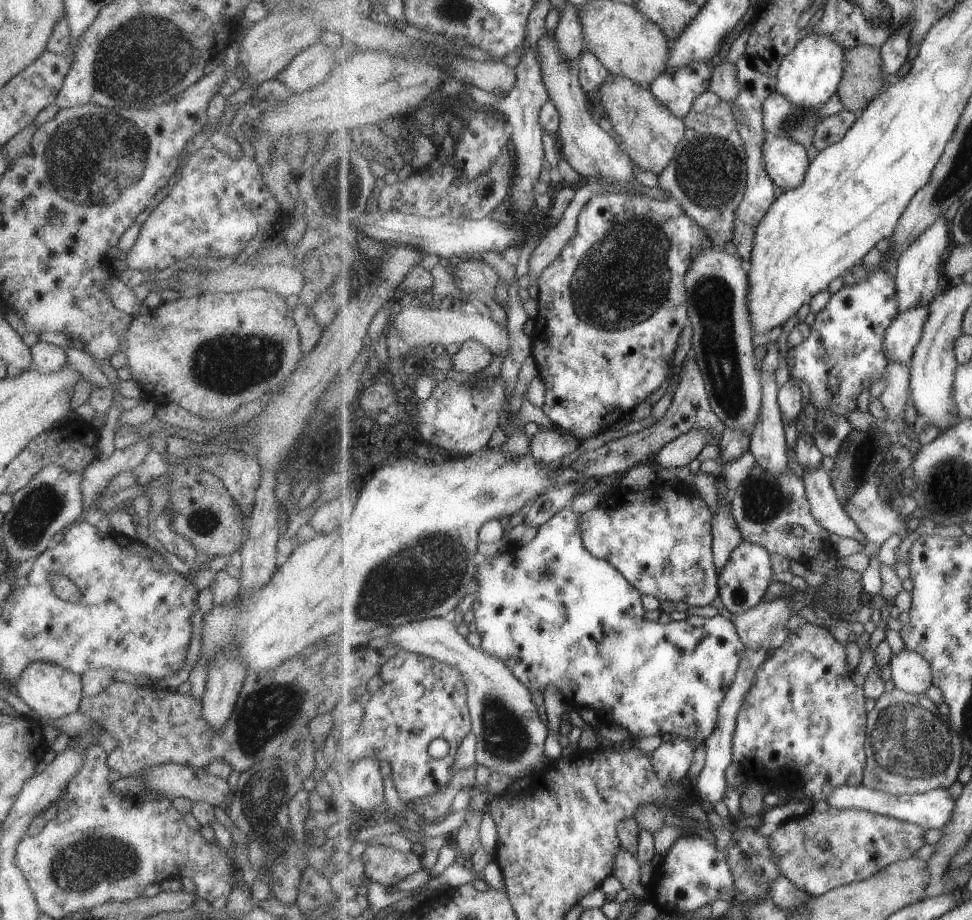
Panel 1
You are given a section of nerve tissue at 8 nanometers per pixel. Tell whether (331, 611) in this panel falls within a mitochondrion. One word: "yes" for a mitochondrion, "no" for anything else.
yes

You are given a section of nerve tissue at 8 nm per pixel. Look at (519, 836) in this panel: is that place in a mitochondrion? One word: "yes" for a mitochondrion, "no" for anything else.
no

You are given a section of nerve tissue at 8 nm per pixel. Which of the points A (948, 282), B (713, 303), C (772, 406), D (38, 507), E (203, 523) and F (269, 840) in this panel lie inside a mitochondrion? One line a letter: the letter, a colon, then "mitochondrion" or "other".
A: other
B: mitochondrion
C: other
D: mitochondrion
E: mitochondrion
F: mitochondrion

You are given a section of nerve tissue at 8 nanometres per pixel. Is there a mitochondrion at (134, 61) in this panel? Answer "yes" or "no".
yes

